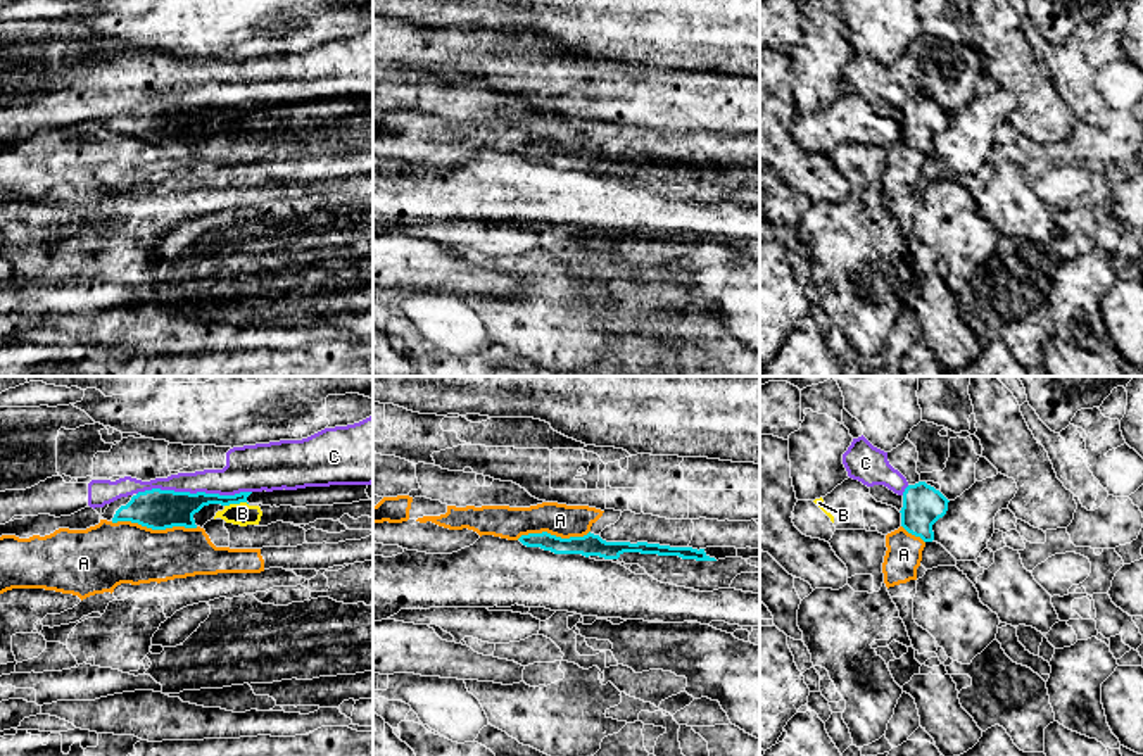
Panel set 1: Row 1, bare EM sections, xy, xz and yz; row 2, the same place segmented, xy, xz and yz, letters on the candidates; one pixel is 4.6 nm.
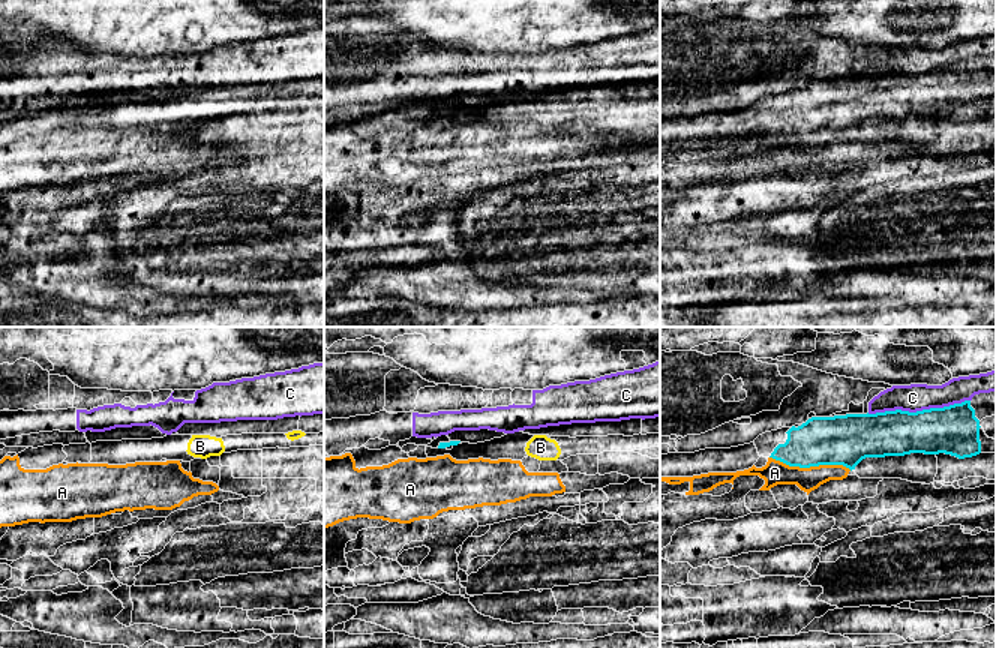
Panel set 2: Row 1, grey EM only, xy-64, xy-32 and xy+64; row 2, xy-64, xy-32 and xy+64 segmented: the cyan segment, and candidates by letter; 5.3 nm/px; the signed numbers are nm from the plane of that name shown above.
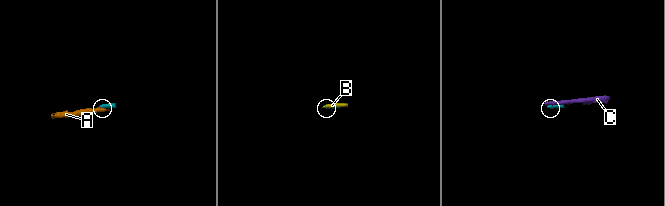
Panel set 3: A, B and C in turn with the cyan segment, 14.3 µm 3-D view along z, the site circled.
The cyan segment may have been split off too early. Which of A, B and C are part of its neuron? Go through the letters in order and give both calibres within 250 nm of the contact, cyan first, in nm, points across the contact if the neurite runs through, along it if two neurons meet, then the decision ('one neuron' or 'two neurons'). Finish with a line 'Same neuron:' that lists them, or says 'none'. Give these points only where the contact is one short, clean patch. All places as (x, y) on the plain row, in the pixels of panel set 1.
A: calibres 190 and 300 nm; way xy (157, 123), (154, 142), (135, 161), (107, 168); one neuron
B: calibres 140 and 100 nm; border xy (247, 116), (230, 116), (225, 119); two neurons
C: calibres 190 and 180 nm; two neurons
Same neuron: A

